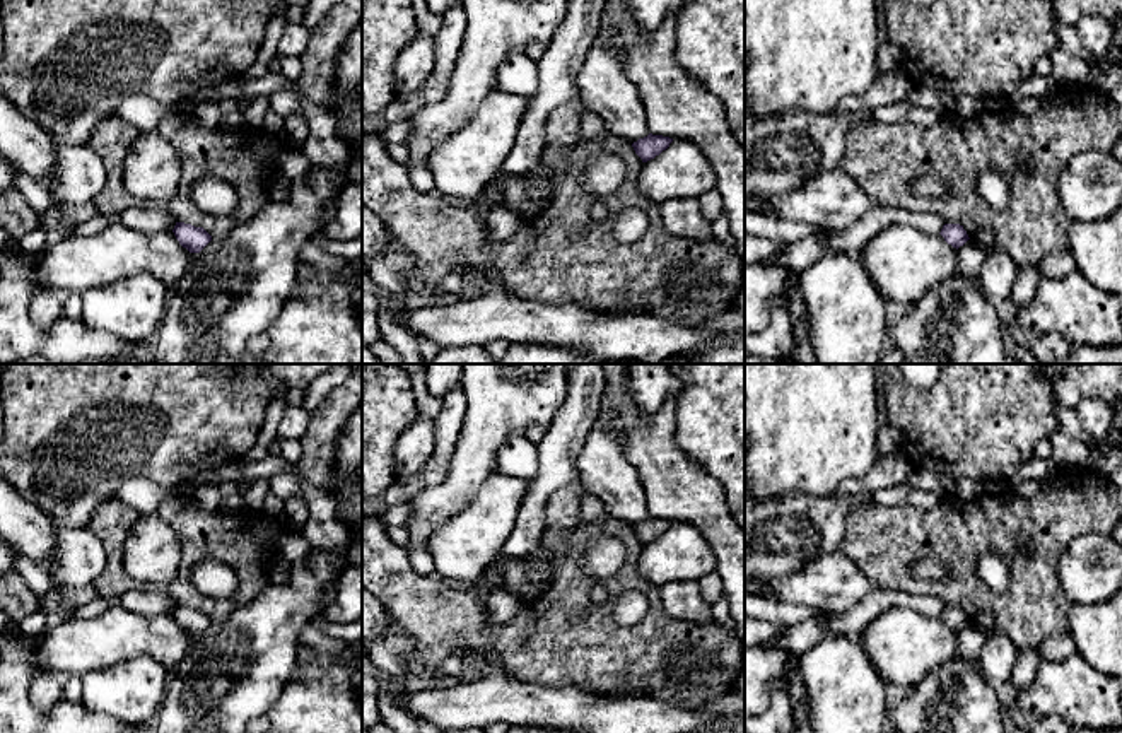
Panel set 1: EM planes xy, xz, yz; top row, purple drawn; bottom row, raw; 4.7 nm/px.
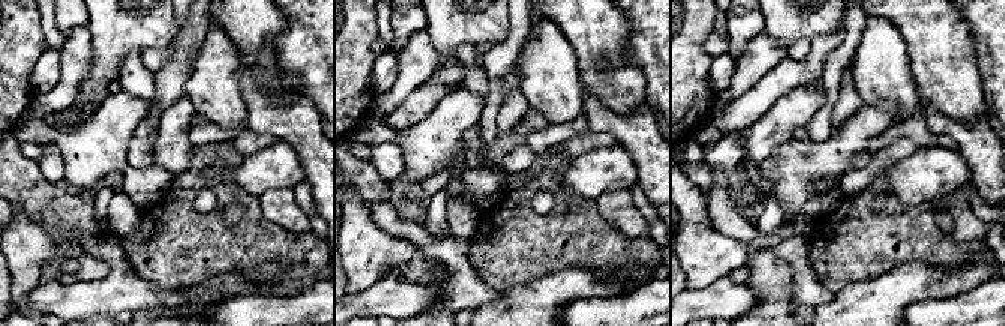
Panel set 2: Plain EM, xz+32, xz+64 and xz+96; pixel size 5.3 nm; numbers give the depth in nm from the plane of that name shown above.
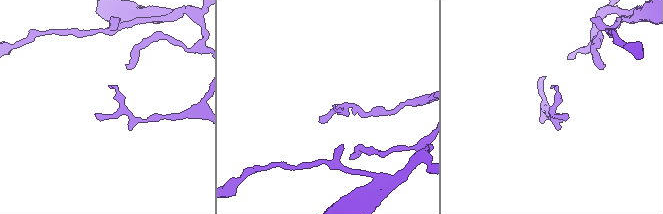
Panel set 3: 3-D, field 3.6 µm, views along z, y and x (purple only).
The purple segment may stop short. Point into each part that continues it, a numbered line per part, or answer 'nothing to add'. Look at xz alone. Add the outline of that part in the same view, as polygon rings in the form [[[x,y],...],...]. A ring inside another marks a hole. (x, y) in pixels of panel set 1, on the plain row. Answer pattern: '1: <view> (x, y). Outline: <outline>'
nothing to add

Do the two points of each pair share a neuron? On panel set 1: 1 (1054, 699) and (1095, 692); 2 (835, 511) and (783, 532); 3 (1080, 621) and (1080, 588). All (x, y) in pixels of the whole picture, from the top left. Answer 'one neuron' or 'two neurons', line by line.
1: one neuron
2: one neuron
3: two neurons

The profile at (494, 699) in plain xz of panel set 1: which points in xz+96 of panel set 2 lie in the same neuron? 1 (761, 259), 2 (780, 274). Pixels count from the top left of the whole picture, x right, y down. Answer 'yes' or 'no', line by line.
1: no
2: no

